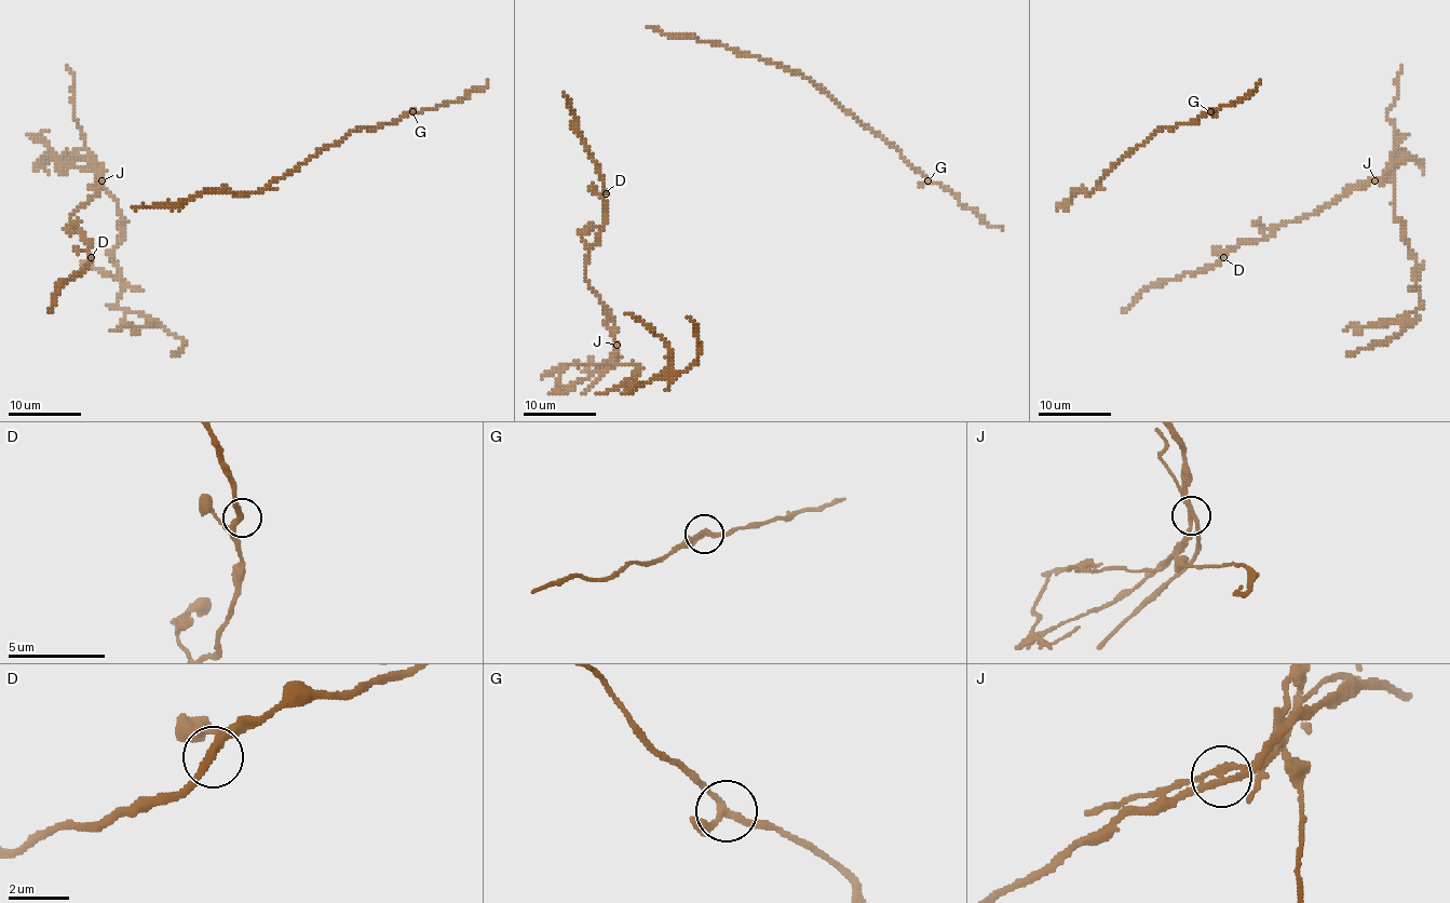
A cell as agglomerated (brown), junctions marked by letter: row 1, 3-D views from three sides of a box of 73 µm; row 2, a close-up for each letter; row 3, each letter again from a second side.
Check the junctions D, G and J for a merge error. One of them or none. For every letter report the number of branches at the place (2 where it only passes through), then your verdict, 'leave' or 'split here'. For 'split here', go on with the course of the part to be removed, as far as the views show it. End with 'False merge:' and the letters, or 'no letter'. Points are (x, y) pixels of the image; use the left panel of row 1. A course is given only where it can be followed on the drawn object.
D: 3 branches meet; leave
G: 3 branches meet; leave
J: 3 branches meet; split here; foreign part runs (102, 180), (124, 226), (124, 239), (111, 257), (122, 284), (119, 306), (184, 342), (173, 354)
False merge: J

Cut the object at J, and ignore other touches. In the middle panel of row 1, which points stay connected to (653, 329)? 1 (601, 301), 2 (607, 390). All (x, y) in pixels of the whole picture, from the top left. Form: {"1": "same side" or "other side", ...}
{"1": "other side", "2": "same side"}

